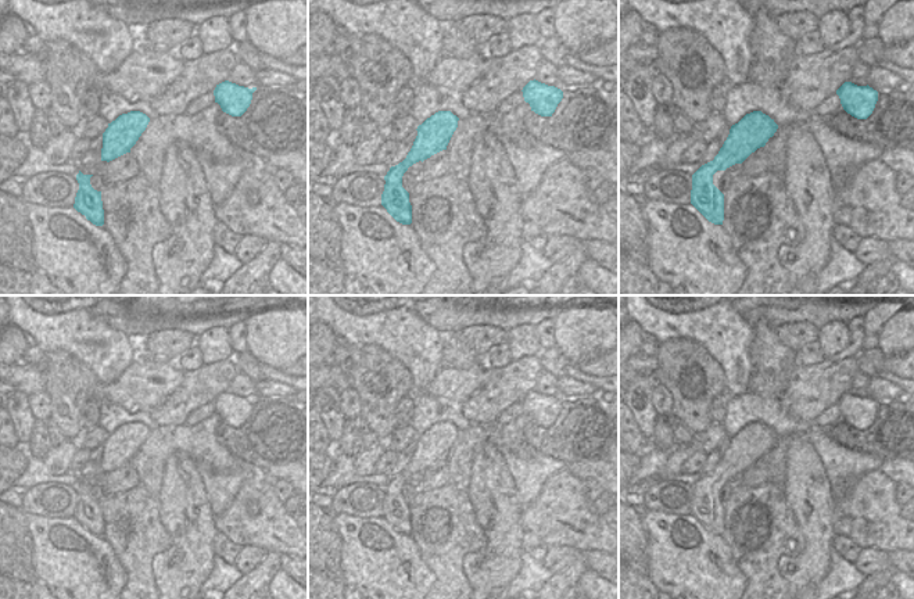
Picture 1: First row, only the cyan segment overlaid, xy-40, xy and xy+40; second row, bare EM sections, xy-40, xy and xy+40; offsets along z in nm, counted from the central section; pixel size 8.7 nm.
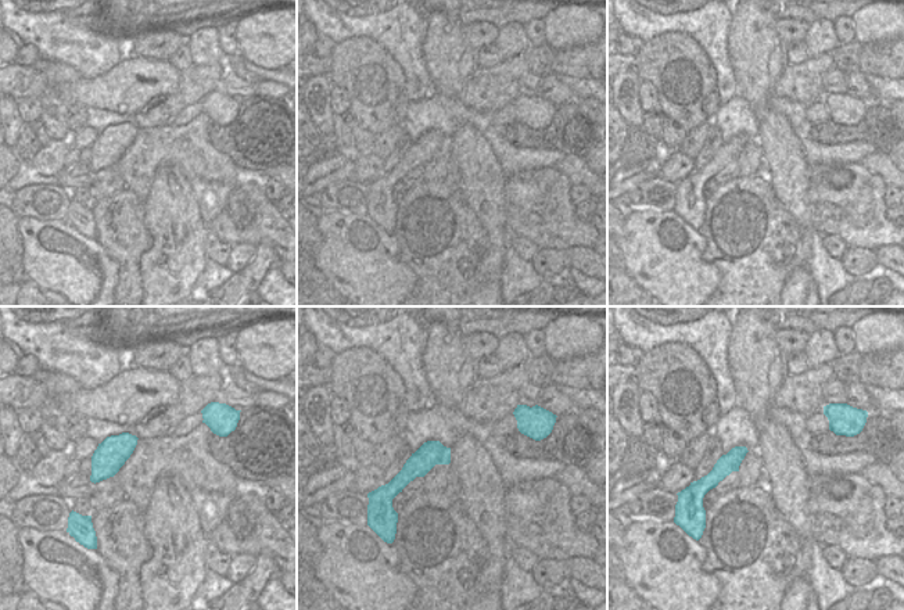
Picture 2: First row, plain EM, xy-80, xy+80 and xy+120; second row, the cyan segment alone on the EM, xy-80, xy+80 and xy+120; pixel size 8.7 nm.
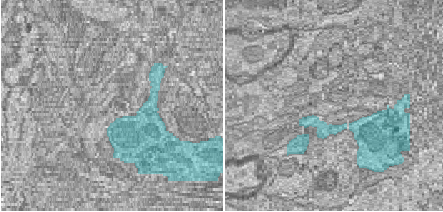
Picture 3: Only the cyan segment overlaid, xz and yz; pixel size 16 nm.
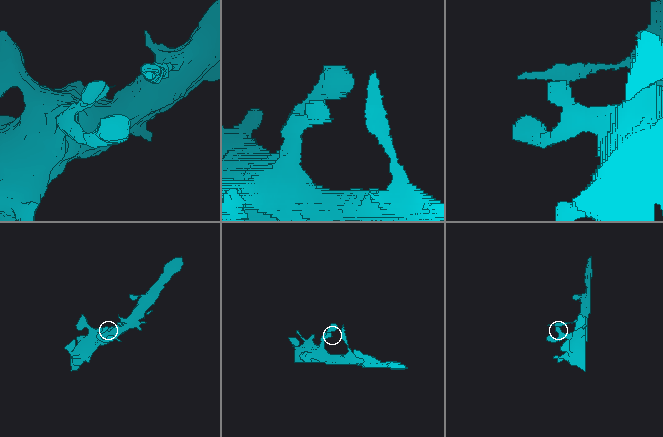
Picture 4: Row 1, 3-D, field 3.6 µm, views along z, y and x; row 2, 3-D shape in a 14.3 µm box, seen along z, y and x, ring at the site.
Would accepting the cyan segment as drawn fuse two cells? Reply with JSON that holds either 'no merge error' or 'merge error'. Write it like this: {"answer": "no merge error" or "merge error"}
{"answer": "no merge error"}

